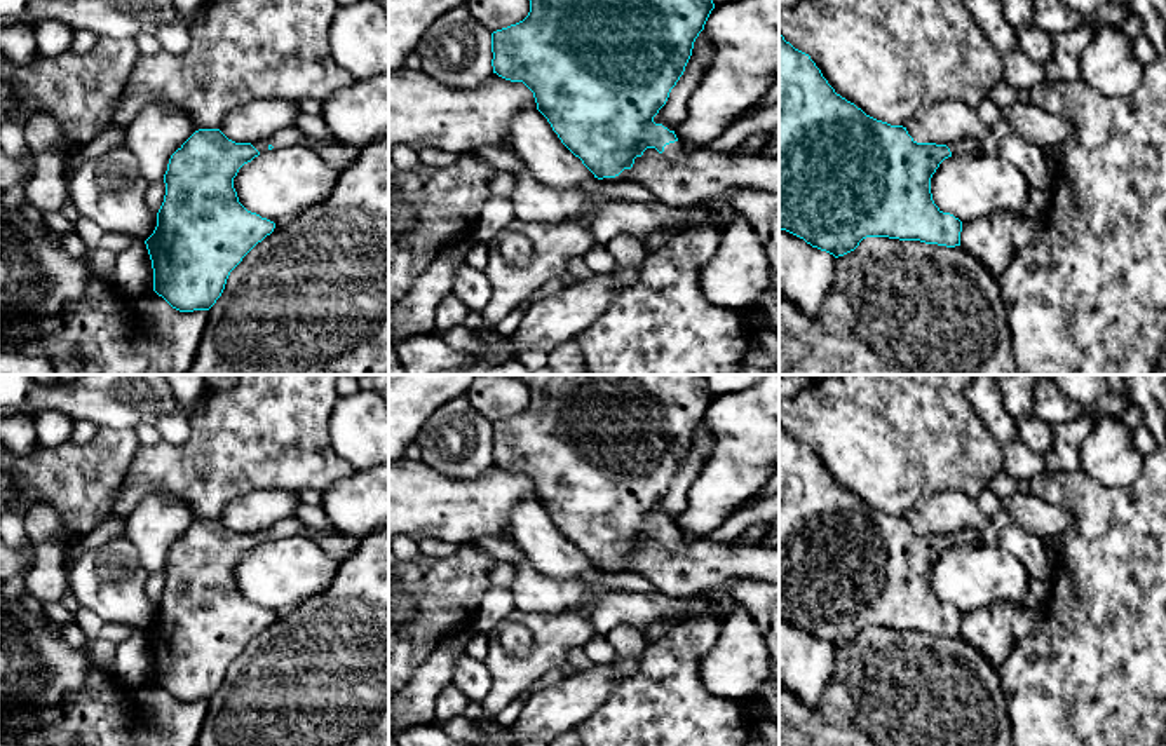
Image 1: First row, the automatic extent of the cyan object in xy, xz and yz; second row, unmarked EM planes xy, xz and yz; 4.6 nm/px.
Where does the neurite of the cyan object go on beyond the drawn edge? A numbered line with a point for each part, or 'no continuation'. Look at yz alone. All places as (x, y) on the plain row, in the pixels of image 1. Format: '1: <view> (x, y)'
1: yz (971, 535)

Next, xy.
1: xy (340, 546)

